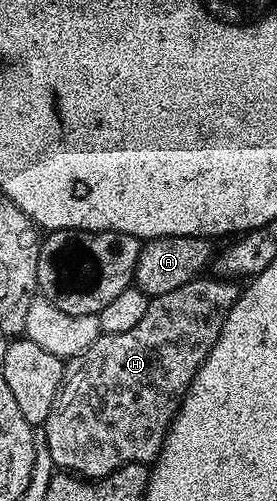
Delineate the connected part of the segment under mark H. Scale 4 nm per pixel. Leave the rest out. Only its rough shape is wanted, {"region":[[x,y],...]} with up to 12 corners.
{"region":[[194,278],[66,363],[41,434],[98,480],[158,458],[238,281]]}

